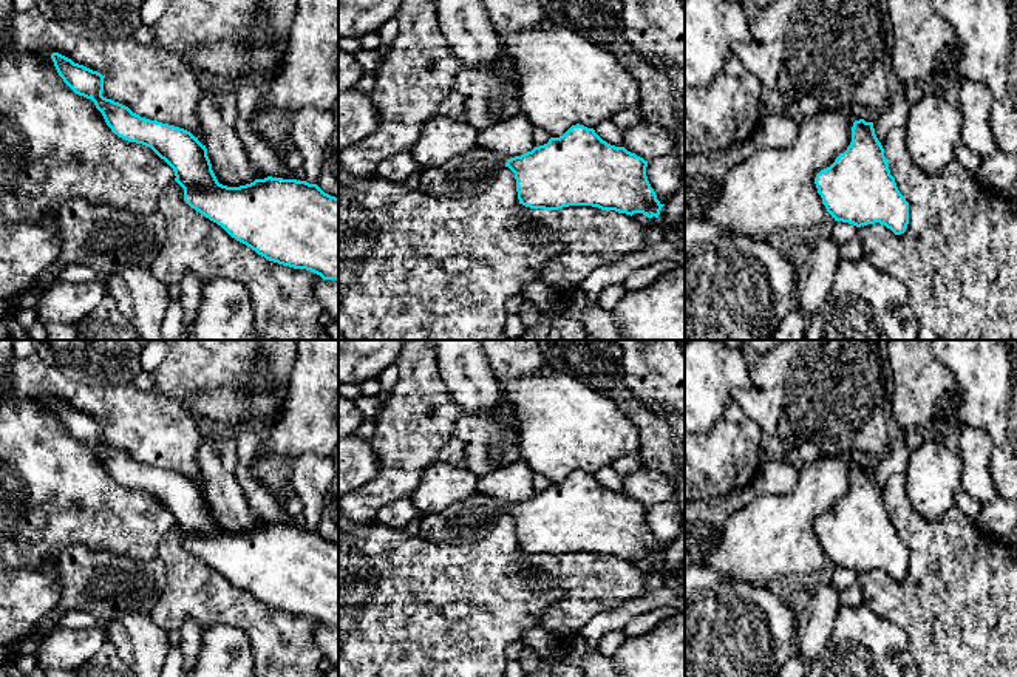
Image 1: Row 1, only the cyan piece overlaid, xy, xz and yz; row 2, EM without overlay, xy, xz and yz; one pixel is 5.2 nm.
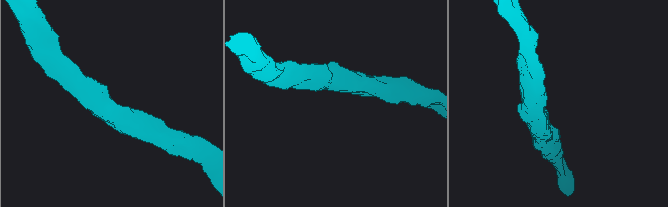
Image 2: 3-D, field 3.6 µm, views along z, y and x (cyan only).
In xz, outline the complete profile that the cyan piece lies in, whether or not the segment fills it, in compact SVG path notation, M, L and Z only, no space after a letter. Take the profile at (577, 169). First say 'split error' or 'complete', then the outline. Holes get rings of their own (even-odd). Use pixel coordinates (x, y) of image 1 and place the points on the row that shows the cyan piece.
complete; M580 124L532 151L507 159L505 167L515 173L519 204L530 209L558 210L569 206L592 206L631 216L643 213L648 218L658 218L665 206L648 181L648 161L624 147L607 144L594 128Z

